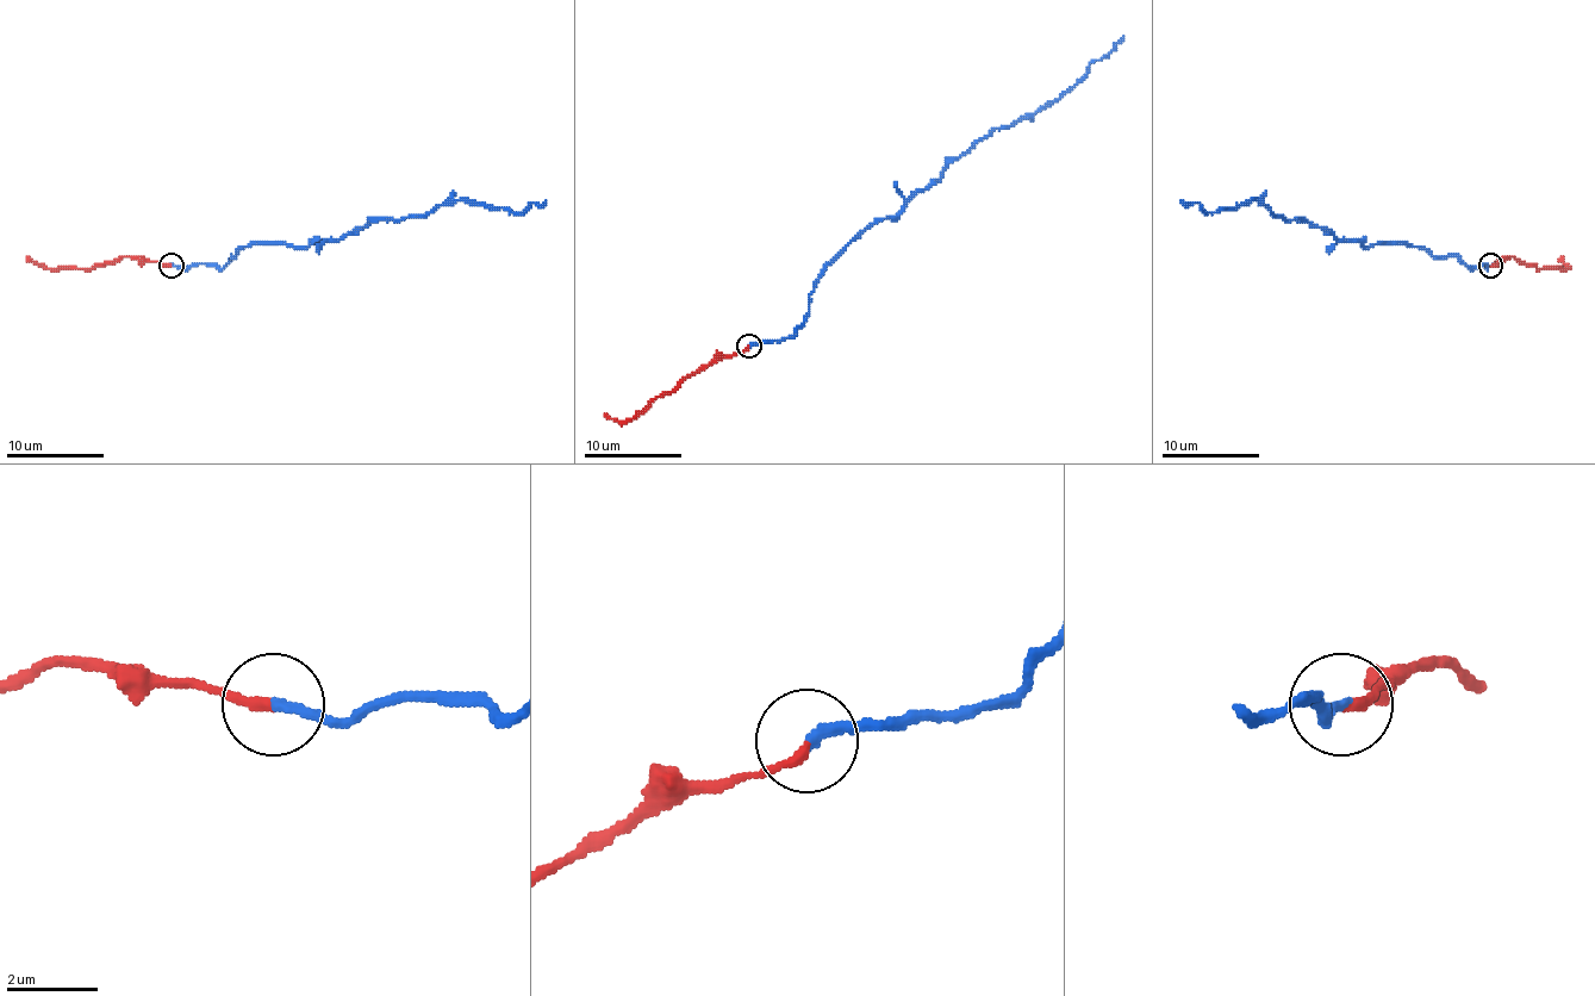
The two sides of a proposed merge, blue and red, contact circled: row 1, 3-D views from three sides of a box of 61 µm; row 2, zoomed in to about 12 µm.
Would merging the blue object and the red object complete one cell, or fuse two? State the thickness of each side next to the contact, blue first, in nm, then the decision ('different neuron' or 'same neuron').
200 nm thick on the blue side, 200 nm on the other; different neuron

